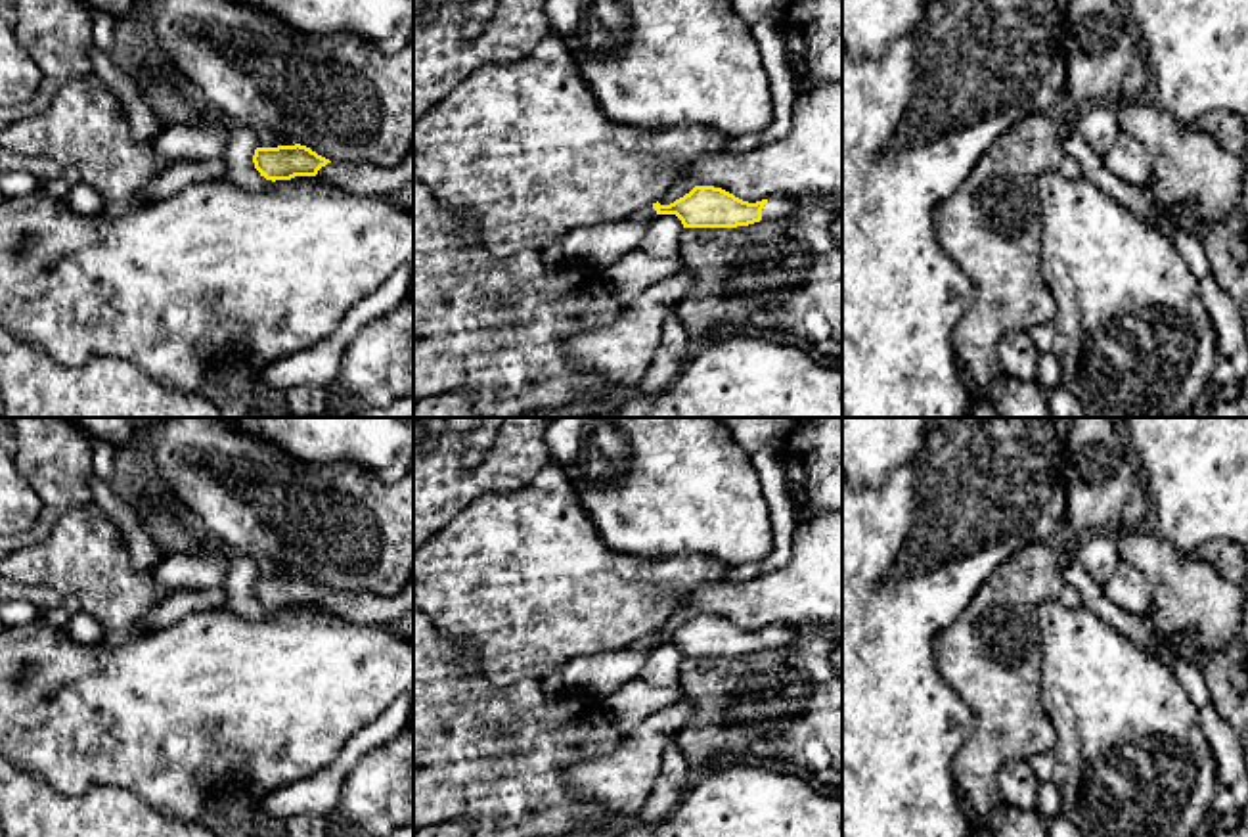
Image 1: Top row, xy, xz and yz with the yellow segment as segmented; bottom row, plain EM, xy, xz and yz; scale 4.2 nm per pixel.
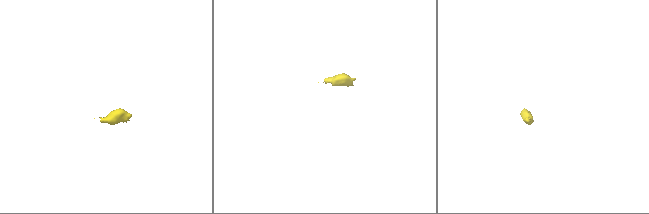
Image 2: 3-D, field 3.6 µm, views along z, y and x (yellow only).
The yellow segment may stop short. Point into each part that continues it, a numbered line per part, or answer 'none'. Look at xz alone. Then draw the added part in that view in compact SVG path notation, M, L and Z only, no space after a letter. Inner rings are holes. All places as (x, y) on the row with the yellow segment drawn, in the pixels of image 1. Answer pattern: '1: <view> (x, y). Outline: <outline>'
1: xz (776, 207). Outline: M773 195L768 199L768 203L762 209L762 220L775 220L791 213L792 213L792 199Z
2: xz (647, 213). Outline: M647 205L635 213L632 213L628 218L634 218L634 220L643 220L643 222L653 222L657 218L657 211L653 209L653 205Z

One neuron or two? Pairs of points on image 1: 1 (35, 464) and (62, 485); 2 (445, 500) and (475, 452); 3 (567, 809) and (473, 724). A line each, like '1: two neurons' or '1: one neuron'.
1: one neuron
2: two neurons
3: one neuron

